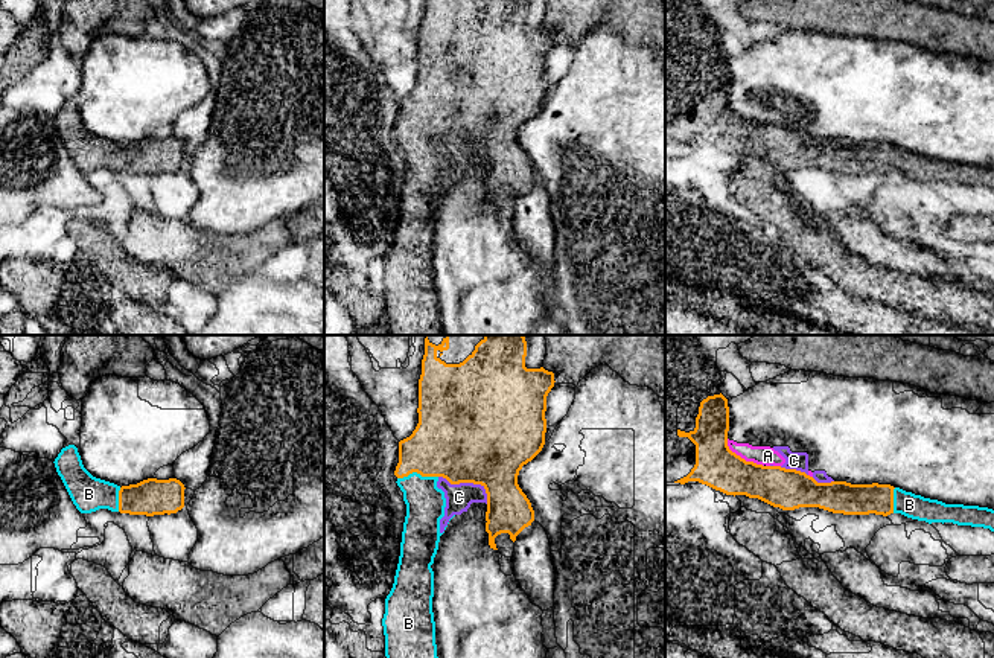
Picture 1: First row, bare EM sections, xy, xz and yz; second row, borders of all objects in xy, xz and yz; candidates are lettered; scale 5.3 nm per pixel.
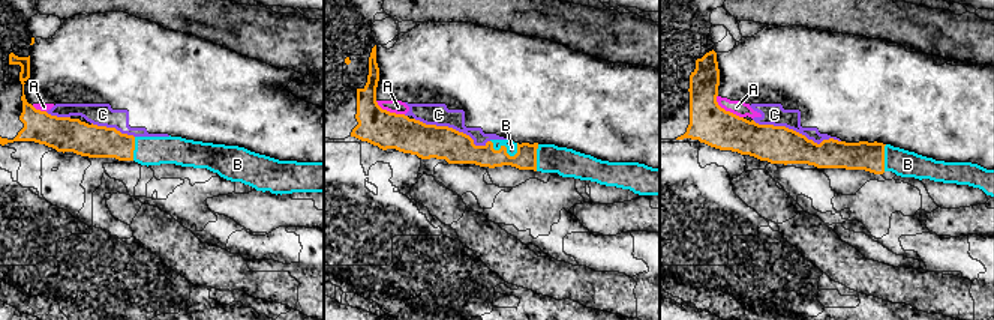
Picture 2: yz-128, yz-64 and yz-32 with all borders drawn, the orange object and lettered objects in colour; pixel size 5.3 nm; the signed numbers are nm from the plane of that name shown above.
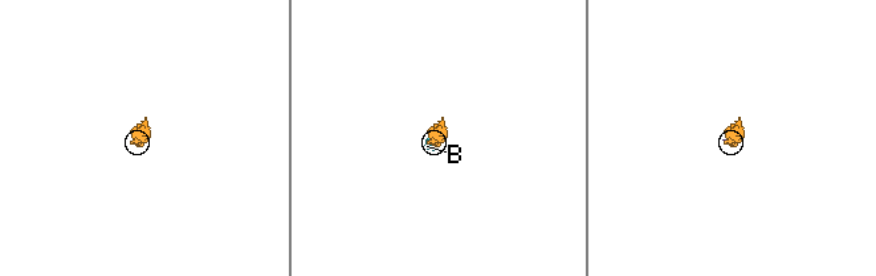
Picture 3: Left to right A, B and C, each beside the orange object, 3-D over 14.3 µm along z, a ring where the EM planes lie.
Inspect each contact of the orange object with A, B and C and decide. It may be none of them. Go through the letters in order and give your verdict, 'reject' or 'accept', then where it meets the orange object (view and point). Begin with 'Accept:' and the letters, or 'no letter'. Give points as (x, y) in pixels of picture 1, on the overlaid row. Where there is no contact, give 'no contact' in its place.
Accept: B
A: reject | yz (740, 457)
B: accept | xz (417, 472)
C: reject | xz (469, 482)

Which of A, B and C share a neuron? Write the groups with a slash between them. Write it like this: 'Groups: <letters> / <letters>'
Groups: A C / B

